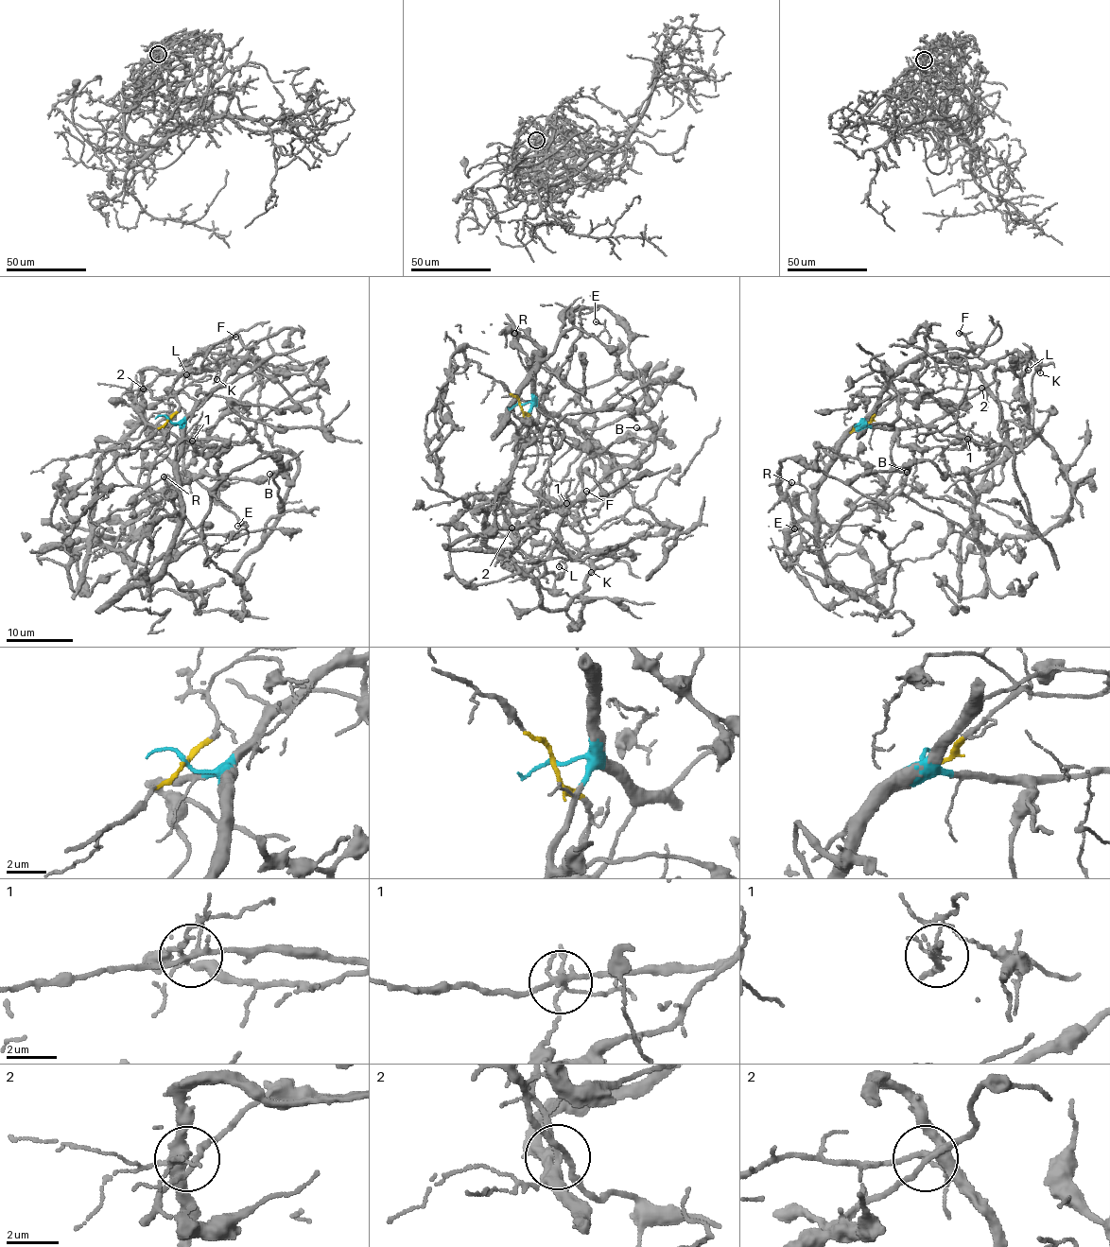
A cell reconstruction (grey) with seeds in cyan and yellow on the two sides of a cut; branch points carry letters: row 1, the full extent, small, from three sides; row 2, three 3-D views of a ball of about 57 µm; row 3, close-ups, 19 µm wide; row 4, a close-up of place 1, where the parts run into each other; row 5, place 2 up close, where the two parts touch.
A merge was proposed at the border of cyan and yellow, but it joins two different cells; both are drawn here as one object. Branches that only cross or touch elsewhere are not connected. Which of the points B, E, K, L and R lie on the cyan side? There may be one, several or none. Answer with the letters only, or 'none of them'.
B, R

